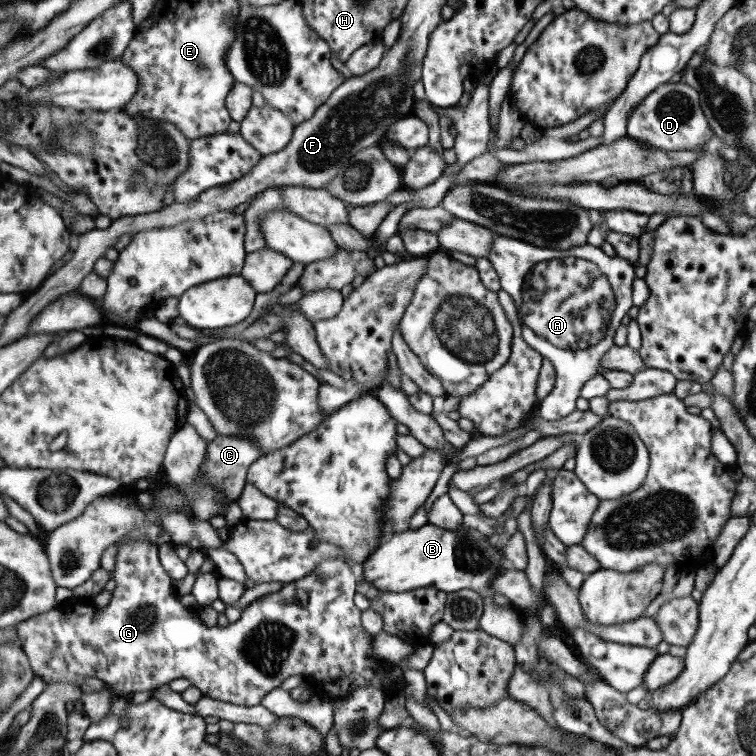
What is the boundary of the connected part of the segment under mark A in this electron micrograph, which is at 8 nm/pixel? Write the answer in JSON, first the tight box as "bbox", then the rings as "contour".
{"bbox":[486,234,635,421],"contour":[[[495,234],[486,259],[497,273],[500,289],[518,303],[523,324],[520,330],[522,340],[546,359],[554,371],[555,382],[552,390],[537,402],[537,413],[541,419],[549,421],[571,414],[576,410],[575,401],[580,396],[583,383],[598,374],[601,356],[608,348],[614,346],[612,339],[616,329],[621,325],[621,318],[633,306],[631,303],[631,282],[635,278],[633,264],[619,257],[607,256],[600,247],[593,247],[587,243],[567,250],[553,250]]]}

